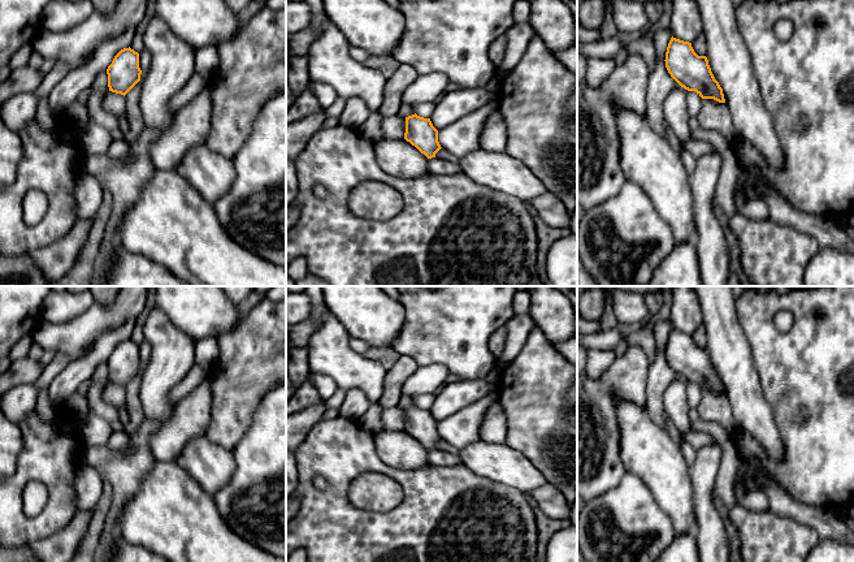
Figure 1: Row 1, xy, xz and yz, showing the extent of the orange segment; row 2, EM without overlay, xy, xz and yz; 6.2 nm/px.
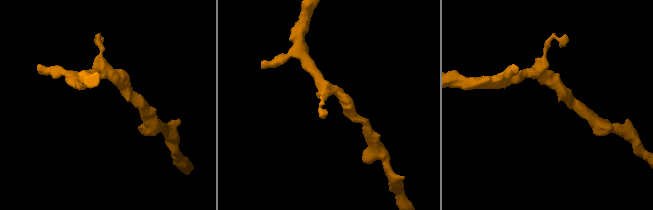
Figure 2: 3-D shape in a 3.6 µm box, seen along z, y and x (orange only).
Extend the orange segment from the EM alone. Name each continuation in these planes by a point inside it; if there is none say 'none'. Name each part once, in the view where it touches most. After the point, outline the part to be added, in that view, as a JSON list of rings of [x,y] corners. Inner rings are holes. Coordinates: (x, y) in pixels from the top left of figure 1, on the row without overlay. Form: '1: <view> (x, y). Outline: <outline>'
none

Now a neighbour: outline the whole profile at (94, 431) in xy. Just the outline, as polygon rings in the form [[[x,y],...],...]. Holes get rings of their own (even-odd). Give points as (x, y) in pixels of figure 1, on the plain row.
[[[88,415],[78,424],[78,435],[83,448],[105,445],[113,433],[110,422]]]

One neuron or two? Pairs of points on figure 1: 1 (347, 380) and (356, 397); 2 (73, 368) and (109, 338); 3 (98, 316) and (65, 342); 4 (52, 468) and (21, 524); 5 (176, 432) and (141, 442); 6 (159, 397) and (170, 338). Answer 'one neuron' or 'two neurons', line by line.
1: two neurons
2: one neuron
3: one neuron
4: one neuron
5: two neurons
6: one neuron

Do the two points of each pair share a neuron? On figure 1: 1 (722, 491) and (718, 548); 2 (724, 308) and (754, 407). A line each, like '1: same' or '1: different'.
1: different
2: same

